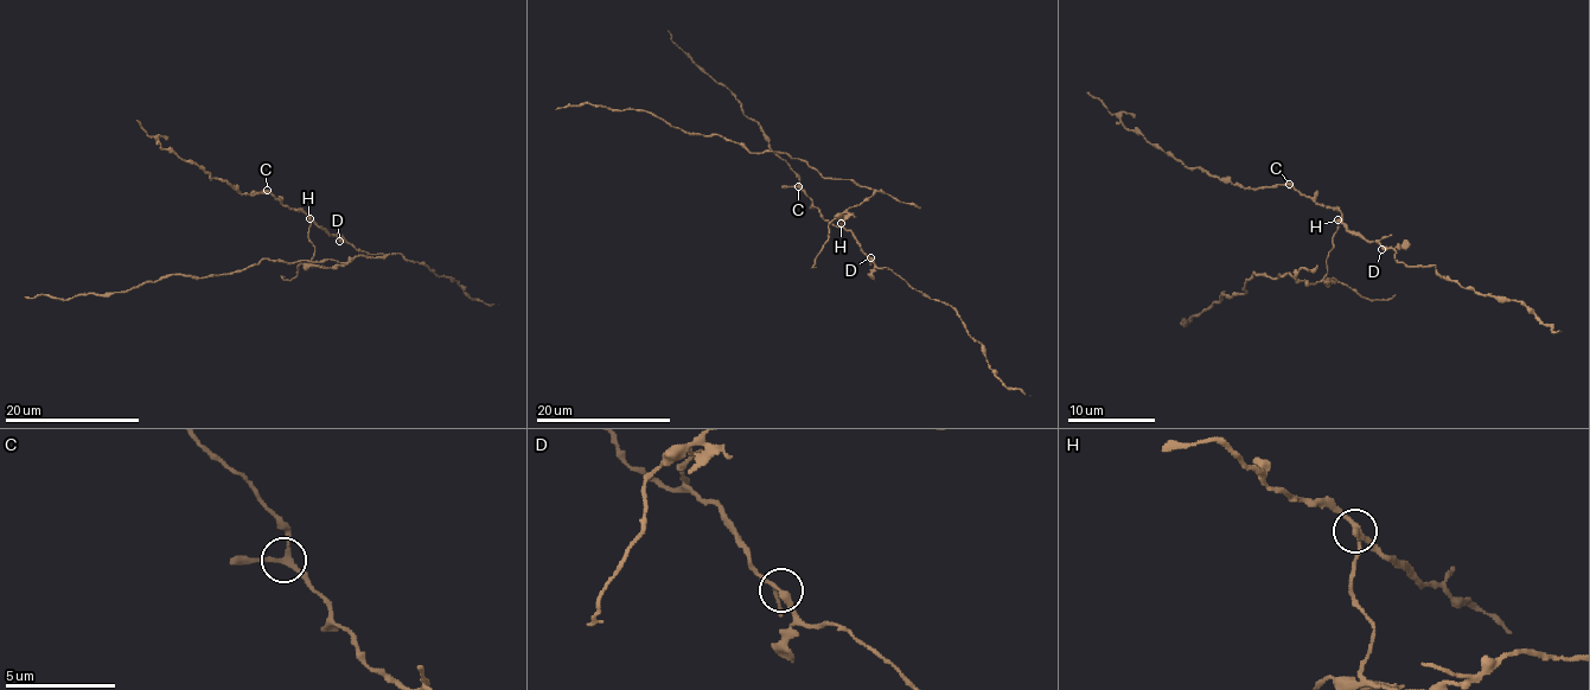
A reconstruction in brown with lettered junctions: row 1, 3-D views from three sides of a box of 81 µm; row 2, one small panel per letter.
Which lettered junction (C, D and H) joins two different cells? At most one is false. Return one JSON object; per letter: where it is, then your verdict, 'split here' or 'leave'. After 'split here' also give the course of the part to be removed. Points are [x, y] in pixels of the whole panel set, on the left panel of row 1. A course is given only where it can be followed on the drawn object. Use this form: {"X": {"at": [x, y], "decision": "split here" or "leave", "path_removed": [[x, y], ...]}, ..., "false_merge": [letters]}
{"C": {"at": [267, 190], "decision": "leave"}, "D": {"at": [339, 241], "decision": "leave"}, "H": {"at": [310, 218], "decision": "split here", "path_removed": [[308, 218], [312, 262], [343, 264], [264, 260], [206, 278], [163, 276], [127, 292], [66, 300], [24, 296]]}, "false_merge": ["H"]}

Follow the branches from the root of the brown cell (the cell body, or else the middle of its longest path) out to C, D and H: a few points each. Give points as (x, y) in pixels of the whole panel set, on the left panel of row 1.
C: (334, 264), (323, 268), (312, 262), (311, 218), (300, 210), (285, 208), (267, 190)
D: (334, 264), (323, 268), (312, 262), (314, 246), (308, 240), (308, 225), (312, 222), (339, 241)
H: (334, 264), (323, 268), (312, 262), (314, 246), (308, 240), (308, 218)

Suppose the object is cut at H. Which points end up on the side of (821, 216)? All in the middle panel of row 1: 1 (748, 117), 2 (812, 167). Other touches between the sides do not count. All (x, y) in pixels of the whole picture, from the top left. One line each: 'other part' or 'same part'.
1: same part
2: other part

